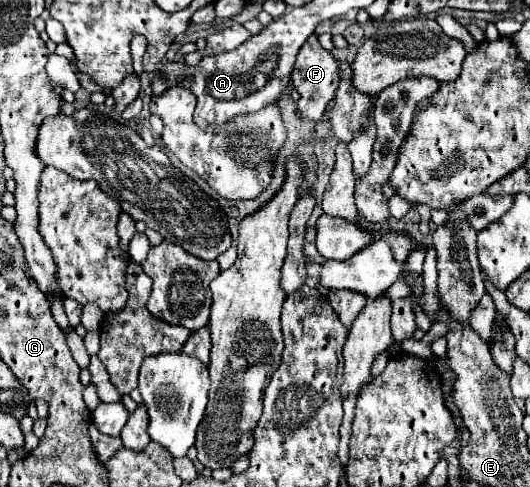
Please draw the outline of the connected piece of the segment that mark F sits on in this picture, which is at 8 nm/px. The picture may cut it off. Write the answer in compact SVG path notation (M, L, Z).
M311 35L307 39L307 43L299 49L297 61L295 61L295 67L293 67L293 73L291 73L291 81L293 81L293 87L301 95L301 99L297 101L299 117L309 119L313 123L321 121L321 117L323 117L323 113L327 109L327 103L333 99L335 89L339 85L339 63L329 51L325 51L317 43L317 35Z

